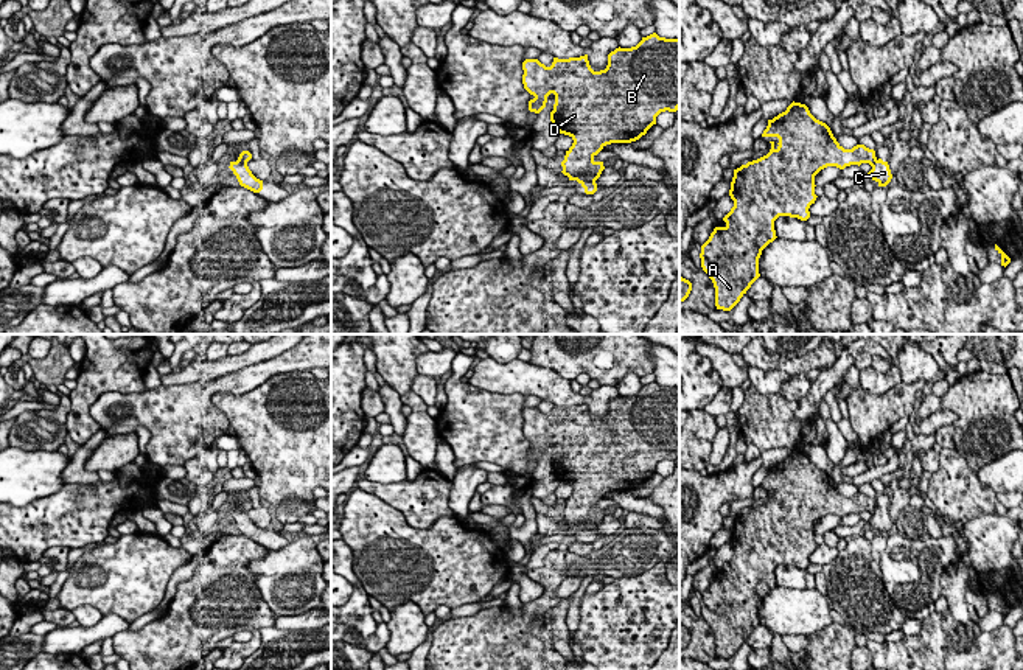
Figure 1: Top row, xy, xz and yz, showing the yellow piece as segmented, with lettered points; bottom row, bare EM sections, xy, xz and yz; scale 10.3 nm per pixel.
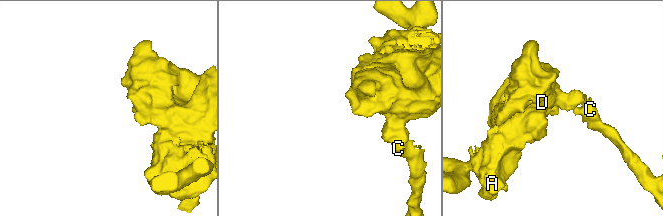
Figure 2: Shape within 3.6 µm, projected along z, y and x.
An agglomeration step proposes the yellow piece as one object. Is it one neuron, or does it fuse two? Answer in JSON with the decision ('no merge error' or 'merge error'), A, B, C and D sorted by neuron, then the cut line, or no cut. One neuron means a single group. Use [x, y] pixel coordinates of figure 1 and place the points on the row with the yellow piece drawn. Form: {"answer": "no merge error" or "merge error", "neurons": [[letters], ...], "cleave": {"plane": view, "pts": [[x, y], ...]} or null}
{"answer": "merge error", "neurons": [["A", "B", "D"], ["C"]], "cleave": {"plane": "xz", "pts": [[594, 181], [582, 184]]}}

